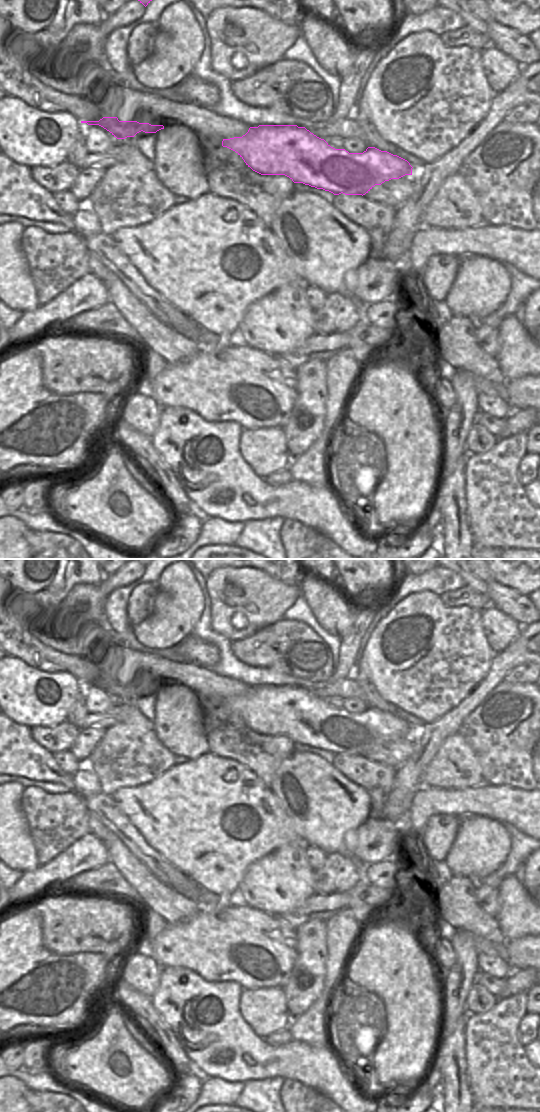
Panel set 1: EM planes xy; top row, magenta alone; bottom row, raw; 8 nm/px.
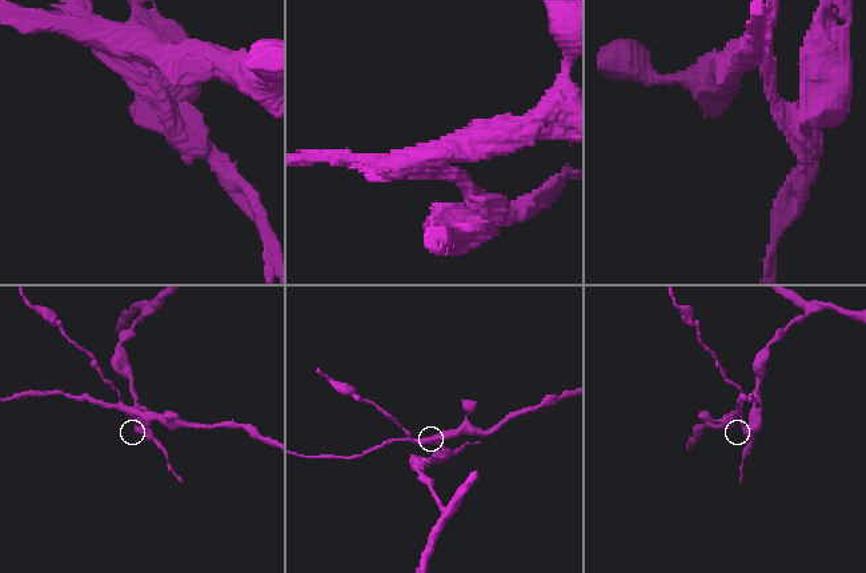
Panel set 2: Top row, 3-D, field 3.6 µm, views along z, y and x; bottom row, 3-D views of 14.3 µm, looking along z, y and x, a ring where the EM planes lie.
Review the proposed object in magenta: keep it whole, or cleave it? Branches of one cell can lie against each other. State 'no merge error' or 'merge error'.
merge error

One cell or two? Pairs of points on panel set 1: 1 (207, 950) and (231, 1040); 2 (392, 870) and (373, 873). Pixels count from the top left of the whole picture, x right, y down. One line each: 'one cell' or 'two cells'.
1: two cells
2: one cell

